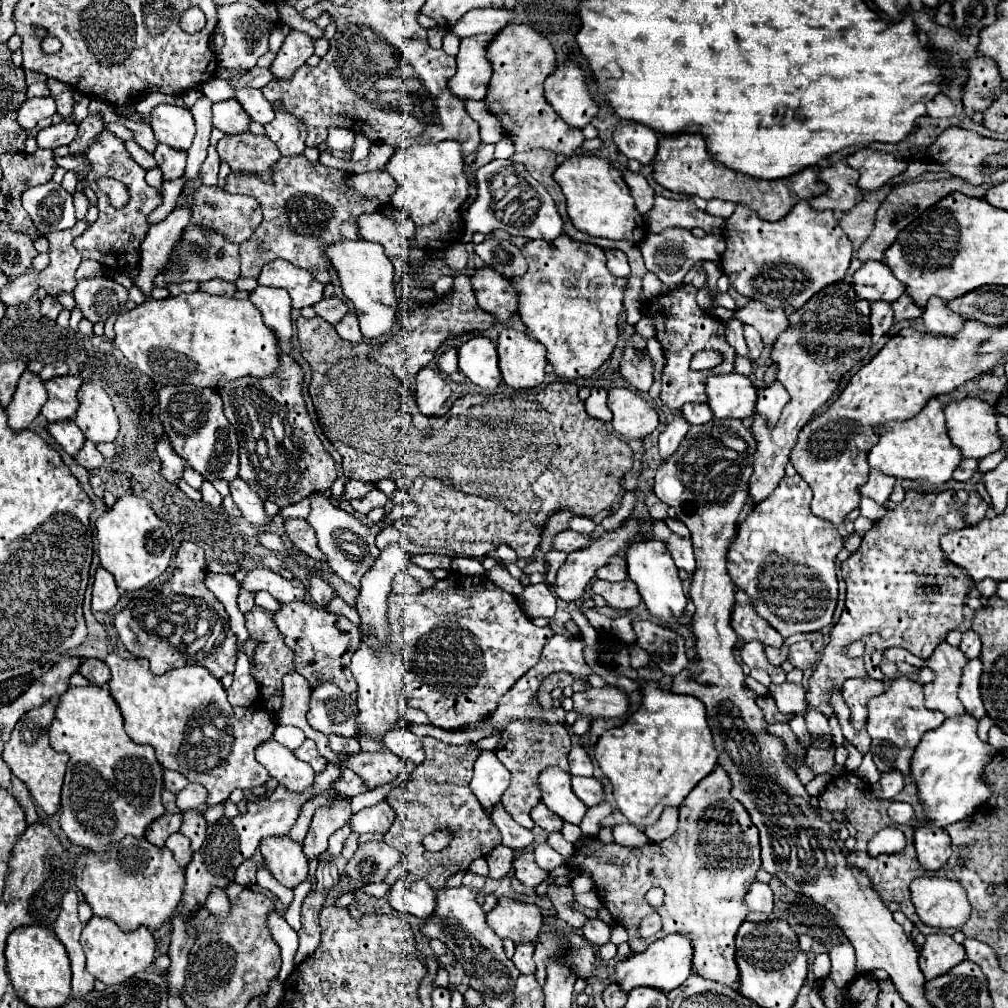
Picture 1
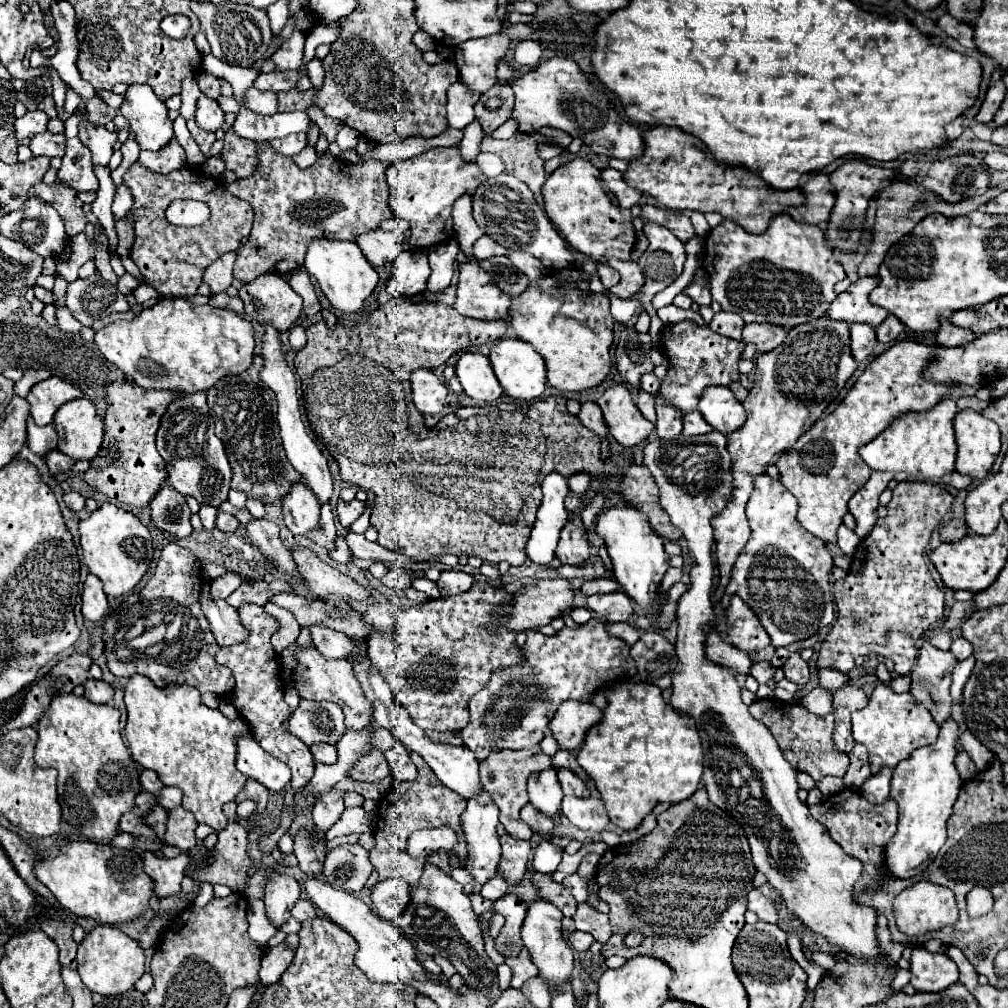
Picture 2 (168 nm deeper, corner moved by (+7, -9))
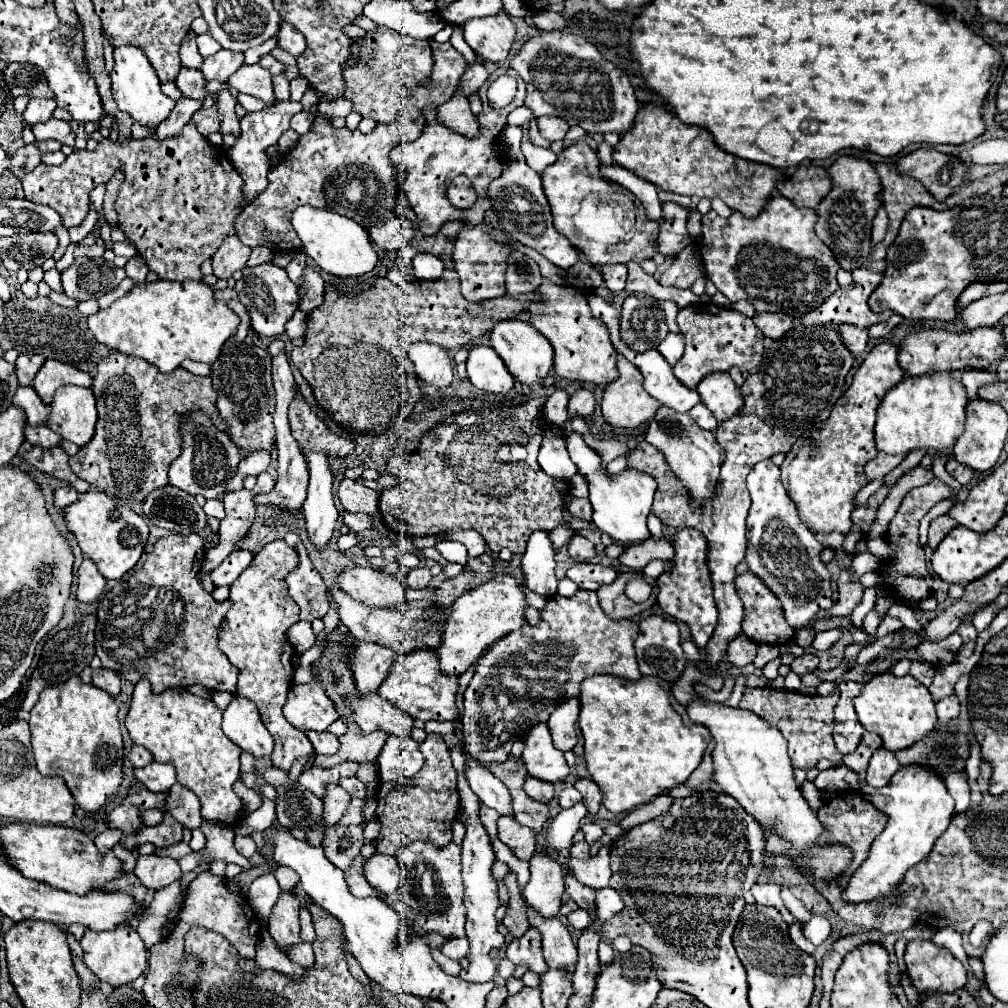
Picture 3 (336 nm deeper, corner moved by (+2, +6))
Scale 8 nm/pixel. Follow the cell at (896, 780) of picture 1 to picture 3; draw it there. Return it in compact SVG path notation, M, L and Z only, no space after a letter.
M879 748L873 752L867 768L867 784L873 788L883 788L891 776L899 770L899 760L895 760L895 754L891 750Z

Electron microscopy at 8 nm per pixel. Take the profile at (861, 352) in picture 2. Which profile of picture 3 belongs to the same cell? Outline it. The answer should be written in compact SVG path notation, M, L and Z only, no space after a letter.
M841 324L839 332L843 336L845 346L853 352L853 356L861 356L869 344L867 328L855 328L853 324Z

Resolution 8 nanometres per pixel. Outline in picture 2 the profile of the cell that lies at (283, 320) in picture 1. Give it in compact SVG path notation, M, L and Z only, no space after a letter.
M264 327L262 357L264 357L264 369L260 371L260 377L276 393L278 425L280 425L280 437L282 437L282 445L284 445L284 451L286 451L286 459L304 477L304 485L316 495L318 503L324 505L324 503L328 503L328 499L332 495L332 475L328 471L326 457L318 449L318 445L312 441L312 437L308 435L308 431L306 431L306 427L302 423L300 405L298 405L298 393L296 393L296 377L294 377L292 369L288 367L286 355L282 353L278 331L274 331L274 327Z

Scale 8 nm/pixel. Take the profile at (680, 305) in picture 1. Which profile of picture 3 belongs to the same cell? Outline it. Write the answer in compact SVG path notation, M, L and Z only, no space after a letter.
M697 302L679 310L677 326L685 336L685 352L675 364L673 374L687 388L697 388L709 372L727 372L731 366L749 372L763 360L763 334L755 328L753 320L741 312L721 308L713 302Z

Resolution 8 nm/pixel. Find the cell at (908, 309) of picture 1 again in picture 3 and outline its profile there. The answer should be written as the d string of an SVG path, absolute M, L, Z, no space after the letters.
M893 314L887 322L883 322L883 324L873 324L873 326L869 328L869 336L871 336L871 338L883 338L883 336L887 336L899 322L901 322L901 316L899 316L899 314Z

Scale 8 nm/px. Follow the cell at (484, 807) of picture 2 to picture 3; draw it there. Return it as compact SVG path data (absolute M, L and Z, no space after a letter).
M461 748L451 749L450 755L453 767L458 774L457 792L461 796L461 816L463 816L463 824L465 824L465 838L463 838L463 846L461 846L461 866L463 866L461 872L463 872L463 882L465 882L465 908L467 908L465 932L467 932L467 940L471 944L469 954L467 954L471 964L467 970L461 970L459 978L471 980L471 982L489 982L489 980L493 980L493 976L497 972L497 964L489 958L489 952L493 948L501 948L505 944L505 938L497 930L497 918L495 918L495 912L501 906L497 880L493 878L493 872L491 872L491 868L495 864L495 850L491 848L491 838L487 838L483 824L479 824L479 808L483 806L483 802L467 786L463 772L465 759Z

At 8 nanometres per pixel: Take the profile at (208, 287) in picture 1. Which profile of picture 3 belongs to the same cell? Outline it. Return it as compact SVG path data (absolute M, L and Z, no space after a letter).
M227 286L223 290L215 290L215 298L229 304L229 308L237 312L241 318L237 334L231 340L227 340L219 358L211 366L213 388L219 394L217 398L219 416L223 416L223 422L227 424L227 434L243 452L243 456L249 456L251 452L257 450L271 452L275 446L275 426L273 426L275 390L271 378L271 354L265 342L251 330L249 314L241 304L235 288Z

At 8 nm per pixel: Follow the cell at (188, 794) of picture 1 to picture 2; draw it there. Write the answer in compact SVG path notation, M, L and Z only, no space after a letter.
M164 787L164 789L158 793L156 801L158 801L158 805L162 805L164 809L170 811L170 809L174 809L174 807L180 805L180 801L182 801L182 791L178 791L178 787Z

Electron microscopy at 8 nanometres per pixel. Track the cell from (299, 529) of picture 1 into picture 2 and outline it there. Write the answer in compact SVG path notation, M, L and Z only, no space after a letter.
M296 549L294 551L294 561L298 565L300 575L306 579L310 585L310 591L316 597L326 597L326 595L338 595L350 601L368 601L372 591L350 579L348 575L340 573L338 569L322 563L312 549Z

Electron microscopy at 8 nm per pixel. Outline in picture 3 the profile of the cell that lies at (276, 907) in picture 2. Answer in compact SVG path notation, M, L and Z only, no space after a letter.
M283 890L269 916L269 932L275 938L277 948L301 942L299 938L299 906L301 900L291 892Z

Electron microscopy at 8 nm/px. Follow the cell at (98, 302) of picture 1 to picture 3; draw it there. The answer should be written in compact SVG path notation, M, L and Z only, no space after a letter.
M77 258L73 266L61 274L61 284L69 298L83 302L105 296L115 290L123 278L125 270L117 268L113 262L105 262L101 258Z

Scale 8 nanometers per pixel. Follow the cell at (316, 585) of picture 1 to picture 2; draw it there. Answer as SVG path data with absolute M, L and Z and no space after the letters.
M310 627L312 631L312 641L316 649L326 657L326 659L346 659L352 661L352 651L356 645L352 645L352 639L348 635L342 635L338 631L330 631L328 627Z

